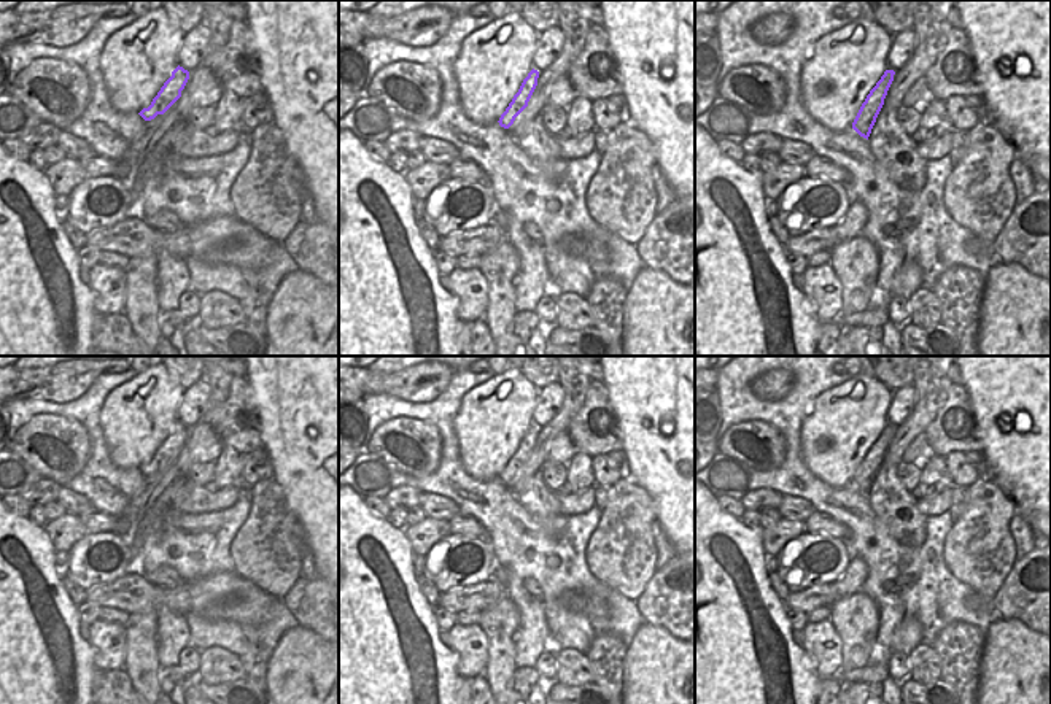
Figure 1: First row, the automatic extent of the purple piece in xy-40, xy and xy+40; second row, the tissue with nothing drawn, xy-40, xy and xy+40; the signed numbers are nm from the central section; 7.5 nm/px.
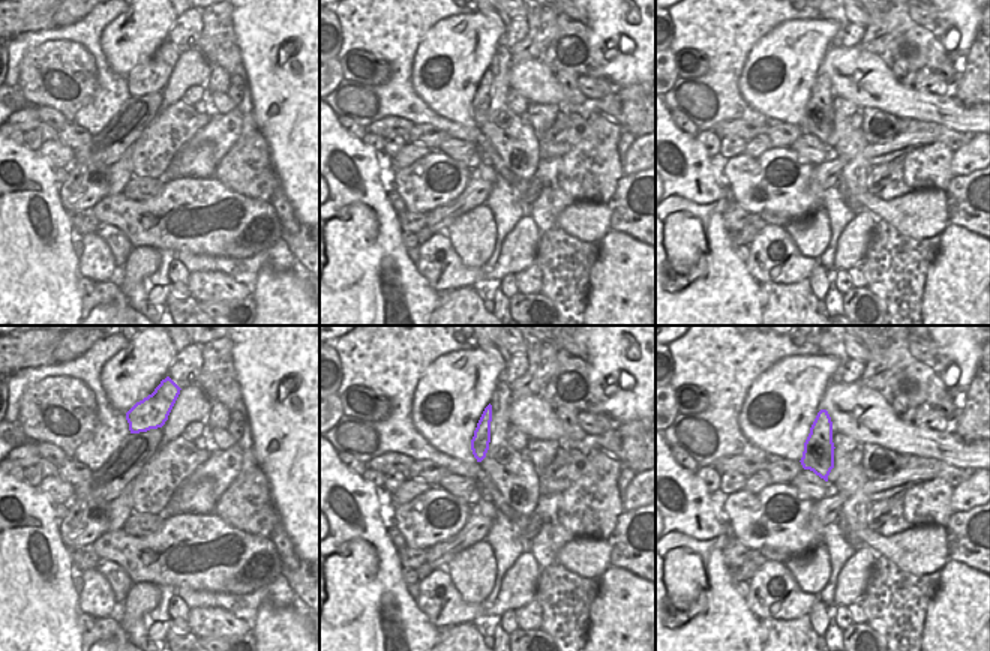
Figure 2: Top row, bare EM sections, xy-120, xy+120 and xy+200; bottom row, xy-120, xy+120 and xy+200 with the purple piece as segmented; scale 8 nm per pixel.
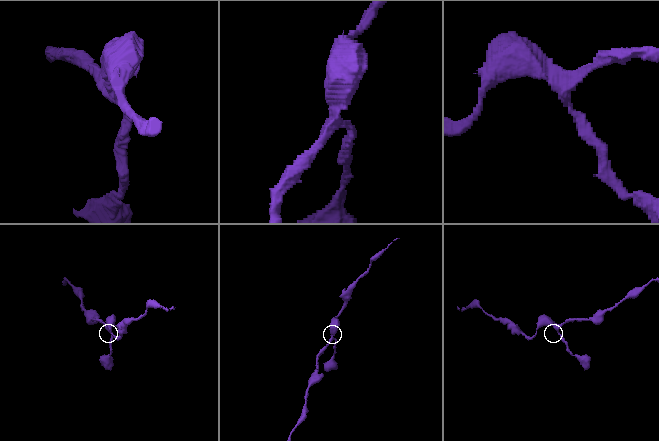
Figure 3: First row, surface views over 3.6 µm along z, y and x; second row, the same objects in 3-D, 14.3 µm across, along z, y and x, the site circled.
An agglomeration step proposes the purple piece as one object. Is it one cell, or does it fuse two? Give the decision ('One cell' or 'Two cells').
One cell

